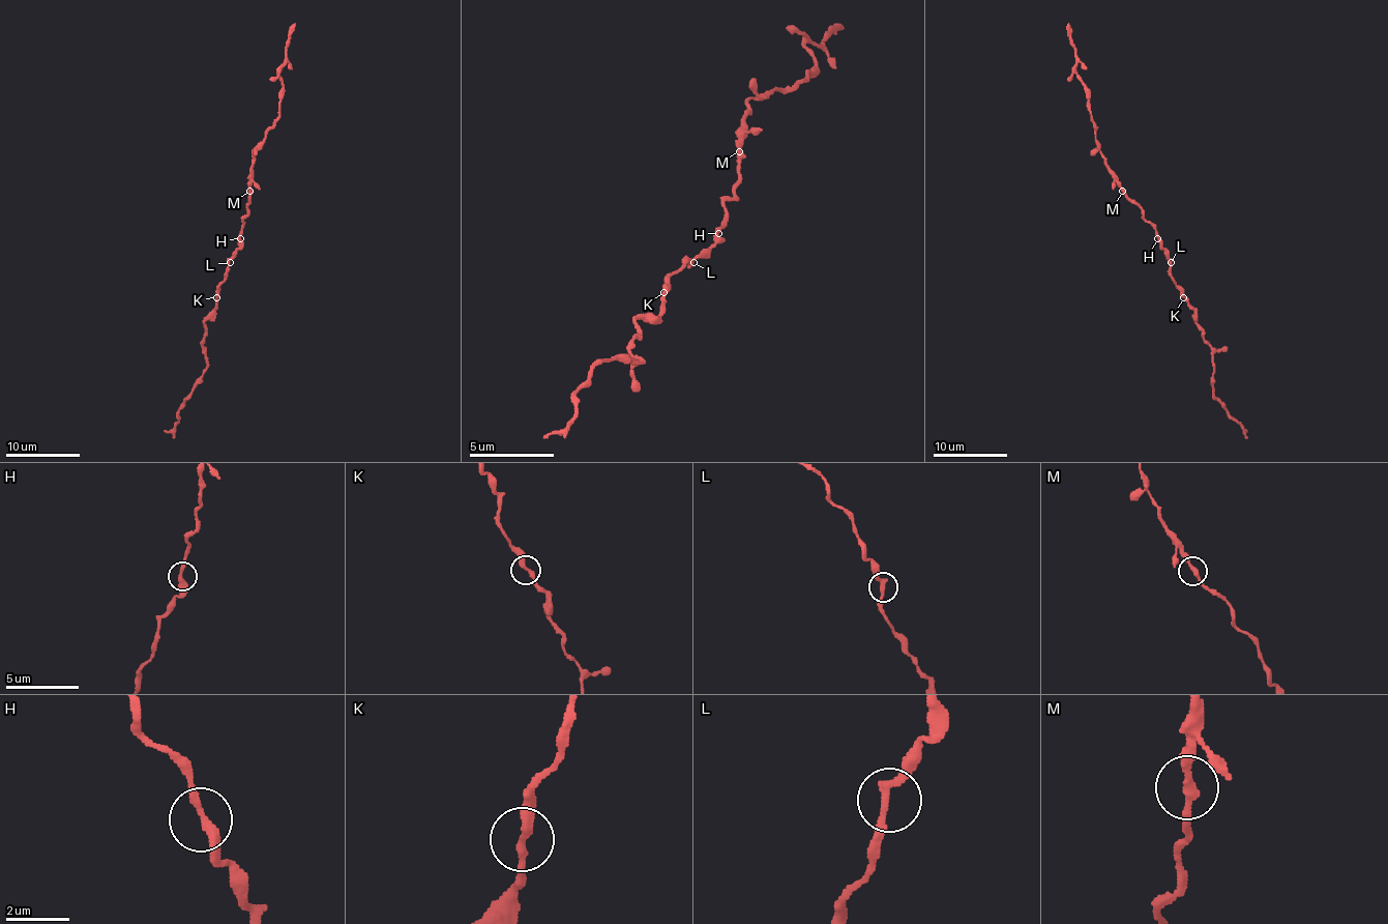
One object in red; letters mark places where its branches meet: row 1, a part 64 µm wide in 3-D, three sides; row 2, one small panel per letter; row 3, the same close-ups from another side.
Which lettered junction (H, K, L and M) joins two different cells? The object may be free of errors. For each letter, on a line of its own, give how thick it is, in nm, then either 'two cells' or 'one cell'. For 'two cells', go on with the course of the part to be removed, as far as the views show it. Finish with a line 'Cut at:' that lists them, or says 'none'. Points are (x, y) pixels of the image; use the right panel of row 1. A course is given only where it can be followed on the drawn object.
H: 300 nm | one cell
K: 280 nm | one cell
L: 240 nm | one cell
M: 260 nm | one cell
Cut at: none

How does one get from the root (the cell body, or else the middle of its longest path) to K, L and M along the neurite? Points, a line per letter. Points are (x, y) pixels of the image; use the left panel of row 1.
K: (240, 233), (240, 243), (230, 261), (228, 276), (218, 287), (216, 297)
L: (240, 233), (240, 243), (230, 262)
M: (240, 233), (242, 218), (247, 212), (249, 191)

